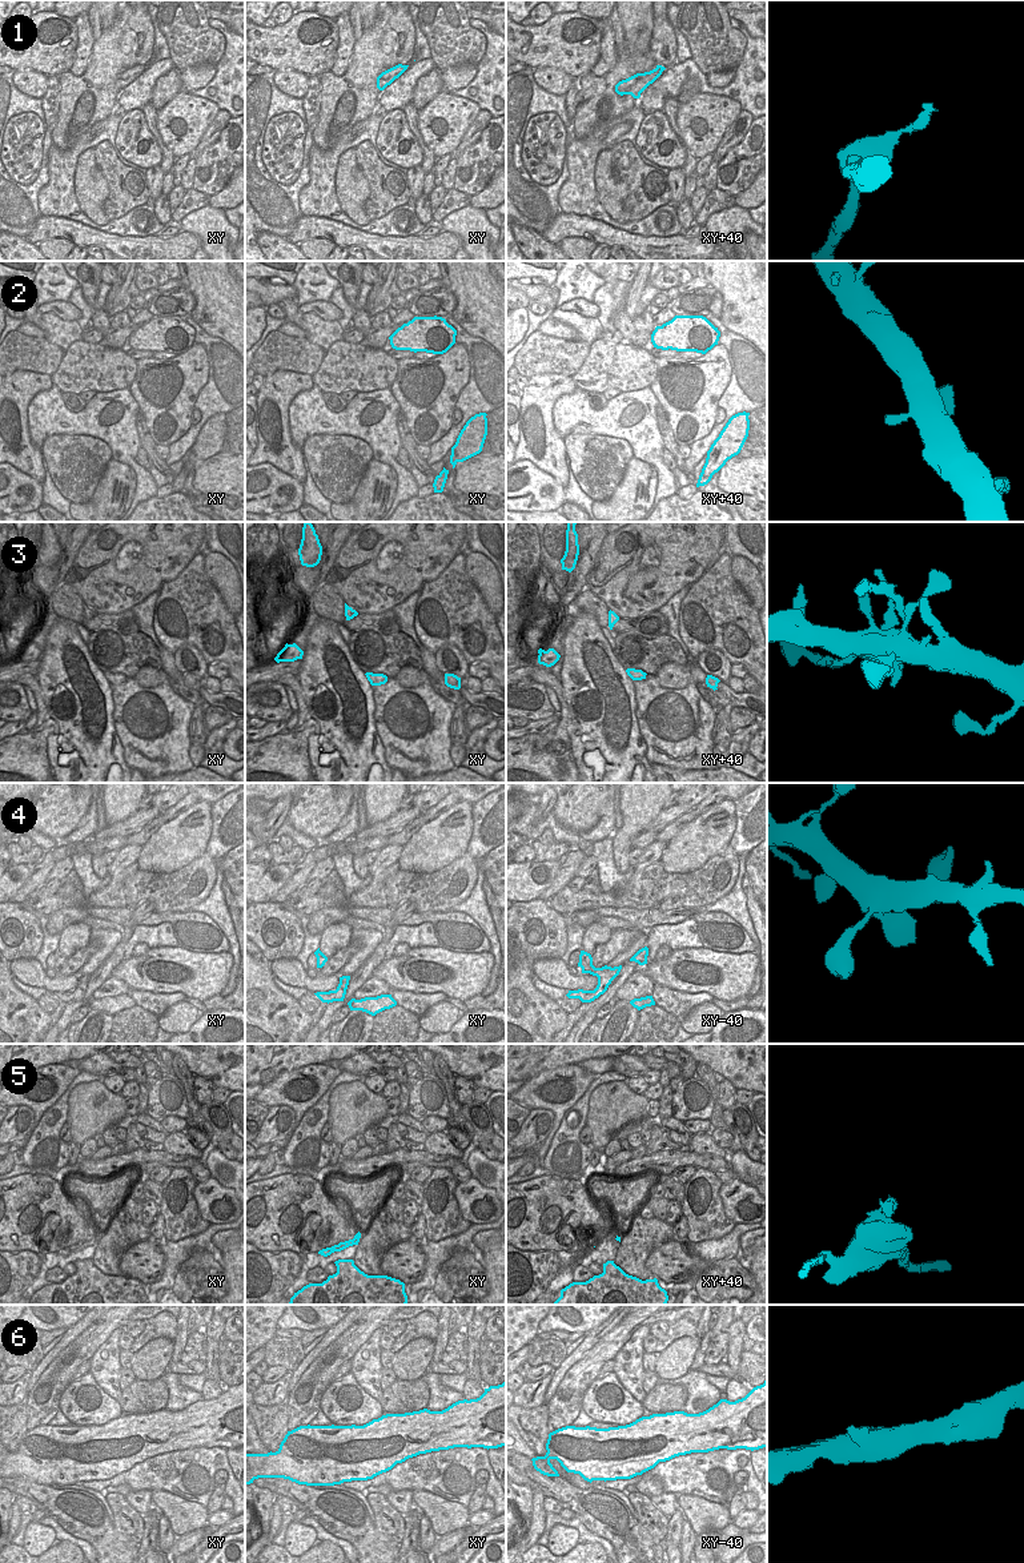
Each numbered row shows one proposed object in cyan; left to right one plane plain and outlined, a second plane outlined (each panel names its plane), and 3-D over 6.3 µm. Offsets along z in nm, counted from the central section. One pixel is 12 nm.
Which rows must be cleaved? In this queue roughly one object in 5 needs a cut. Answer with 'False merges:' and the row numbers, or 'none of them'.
False merges: 3

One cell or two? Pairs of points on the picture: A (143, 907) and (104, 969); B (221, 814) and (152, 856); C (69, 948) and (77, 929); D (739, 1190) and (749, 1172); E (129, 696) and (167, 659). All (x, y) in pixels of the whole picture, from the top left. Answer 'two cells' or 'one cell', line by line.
A: one cell
B: two cells
C: one cell
D: two cells
E: two cells

